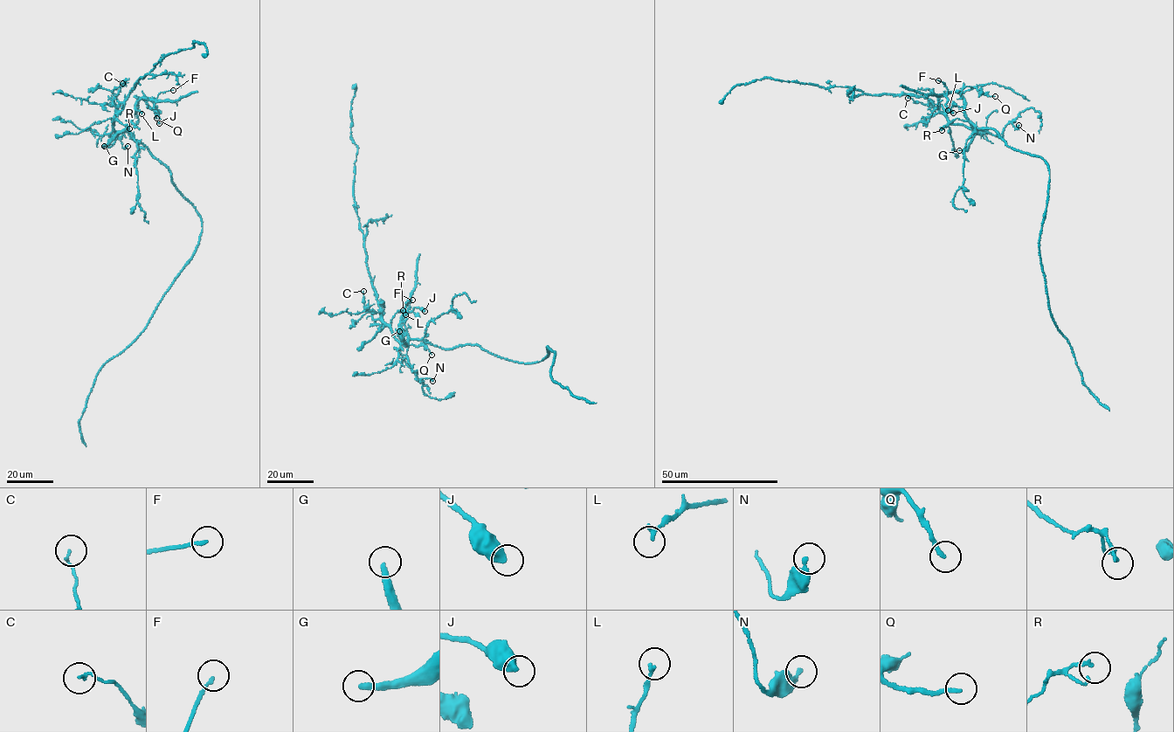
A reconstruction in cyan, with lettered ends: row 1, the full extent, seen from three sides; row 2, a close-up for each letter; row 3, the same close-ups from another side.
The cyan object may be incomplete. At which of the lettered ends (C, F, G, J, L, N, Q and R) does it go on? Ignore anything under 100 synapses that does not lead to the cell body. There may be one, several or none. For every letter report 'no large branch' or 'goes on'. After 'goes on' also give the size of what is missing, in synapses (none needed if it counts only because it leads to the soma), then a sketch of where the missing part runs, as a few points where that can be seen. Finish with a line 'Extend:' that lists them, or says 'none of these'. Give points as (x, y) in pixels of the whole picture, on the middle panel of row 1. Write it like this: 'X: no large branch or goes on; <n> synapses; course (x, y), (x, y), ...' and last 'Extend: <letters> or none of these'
C: no large branch
F: no large branch
G: goes on; 300 synapses; course (399, 331), (394, 306), (368, 286), (341, 125), (300, 78), (321, 104)
J: no large branch
L: no large branch
N: no large branch
Q: no large branch
R: no large branch
Extend: G

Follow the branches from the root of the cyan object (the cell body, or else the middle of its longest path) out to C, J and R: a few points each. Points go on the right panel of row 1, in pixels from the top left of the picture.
C: (999, 137), (994, 129), (956, 124), (942, 113), (934, 115), (929, 106), (908, 98)
J: (999, 137), (996, 130), (977, 129), (970, 121), (964, 101), (951, 91), (945, 95), (945, 106), (953, 113)
R: (999, 137), (996, 130), (977, 129), (971, 123), (973, 127), (970, 128), (949, 122), (941, 127), (942, 130)

